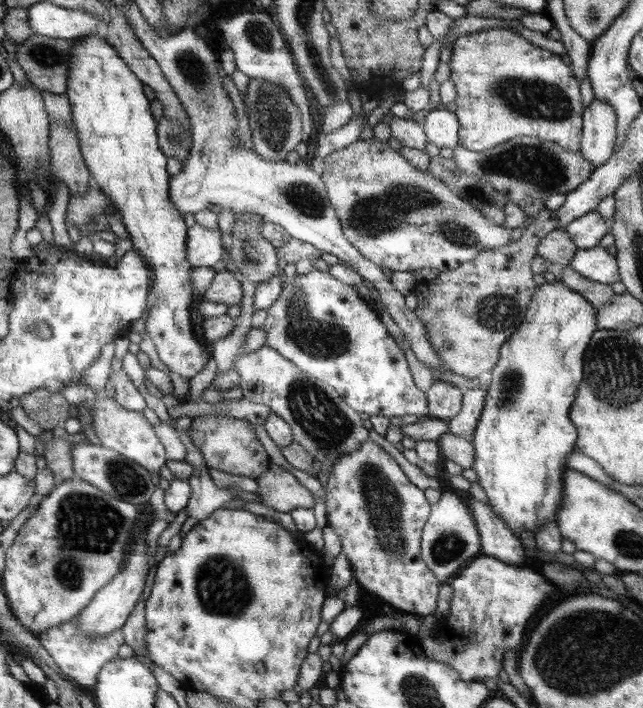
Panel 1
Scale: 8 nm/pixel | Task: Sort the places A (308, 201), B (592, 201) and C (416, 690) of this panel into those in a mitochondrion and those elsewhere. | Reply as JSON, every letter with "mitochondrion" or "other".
{"A":"mitochondrion","B":"other","C":"mitochondrion"}

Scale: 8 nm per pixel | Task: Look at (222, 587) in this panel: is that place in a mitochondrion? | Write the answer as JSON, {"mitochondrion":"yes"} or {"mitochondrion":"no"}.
{"mitochondrion":"yes"}

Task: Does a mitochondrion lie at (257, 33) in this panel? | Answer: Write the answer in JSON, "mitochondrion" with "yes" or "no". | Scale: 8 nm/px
{"mitochondrion":"yes"}

